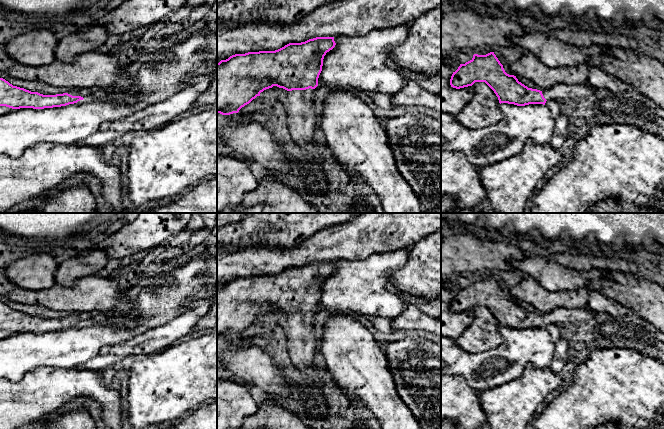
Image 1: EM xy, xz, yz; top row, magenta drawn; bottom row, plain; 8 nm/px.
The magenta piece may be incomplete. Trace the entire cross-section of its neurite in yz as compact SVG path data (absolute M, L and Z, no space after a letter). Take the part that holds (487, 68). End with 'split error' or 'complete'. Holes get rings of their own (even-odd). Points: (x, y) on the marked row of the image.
M494 52L486 55L474 54L465 64L460 64L453 72L450 85L460 89L472 86L475 82L485 82L498 97L499 103L525 106L543 104L547 100L564 98L577 99L590 95L595 89L587 82L583 84L557 84L542 91L528 88L516 76L505 72Z | split error

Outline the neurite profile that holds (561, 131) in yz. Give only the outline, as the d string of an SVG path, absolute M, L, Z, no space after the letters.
M561 114L555 120L555 128L553 130L553 135L549 144L553 148L559 150L564 144L565 140L568 138L568 136L569 136L569 121L565 115Z

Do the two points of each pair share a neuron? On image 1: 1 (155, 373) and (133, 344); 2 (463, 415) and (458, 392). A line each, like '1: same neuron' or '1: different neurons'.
1: different neurons
2: same neuron

